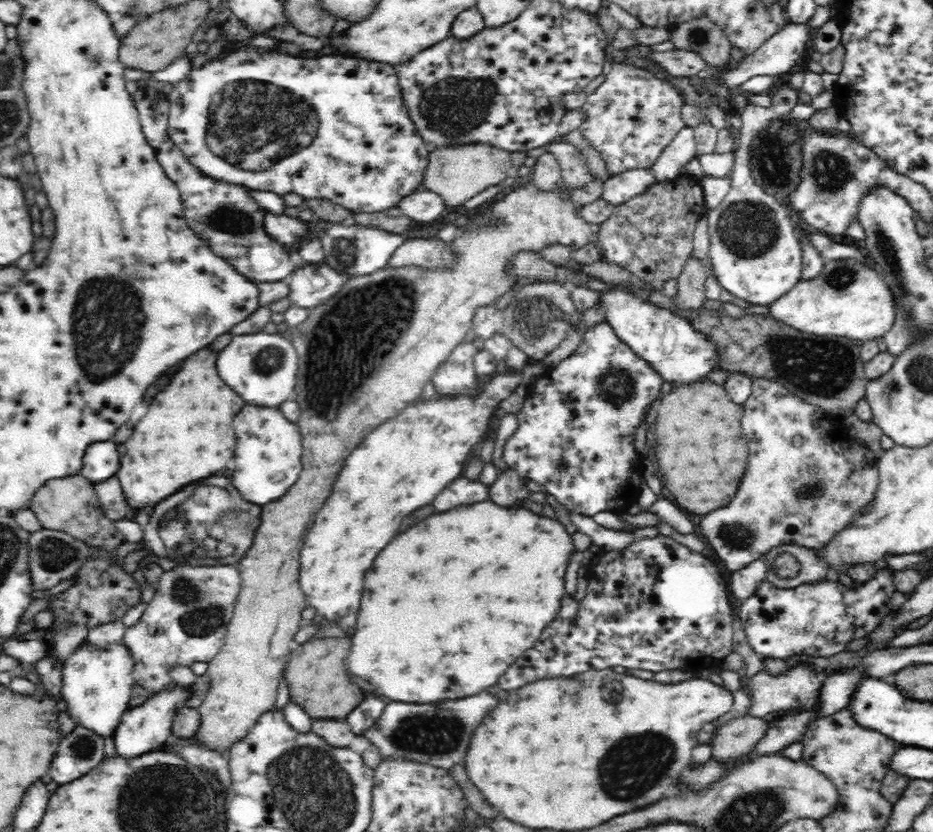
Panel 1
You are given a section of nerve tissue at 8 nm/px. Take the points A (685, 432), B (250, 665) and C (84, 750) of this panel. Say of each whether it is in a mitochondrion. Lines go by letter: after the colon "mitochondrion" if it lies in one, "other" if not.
A: other
B: other
C: mitochondrion

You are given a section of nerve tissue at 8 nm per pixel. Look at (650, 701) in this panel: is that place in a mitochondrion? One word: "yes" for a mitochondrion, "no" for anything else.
no

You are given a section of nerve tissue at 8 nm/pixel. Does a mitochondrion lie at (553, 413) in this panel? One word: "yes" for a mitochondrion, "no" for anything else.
no

